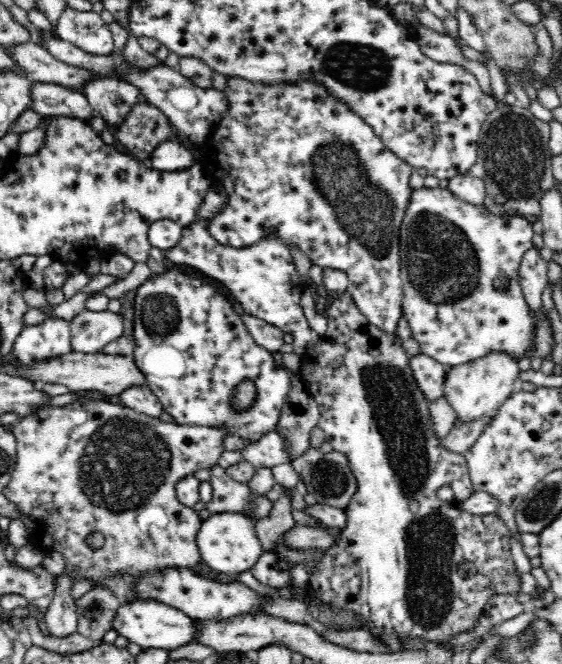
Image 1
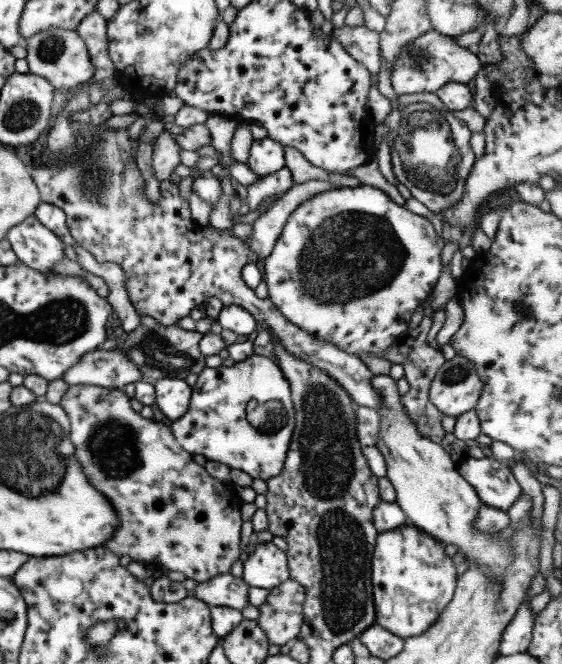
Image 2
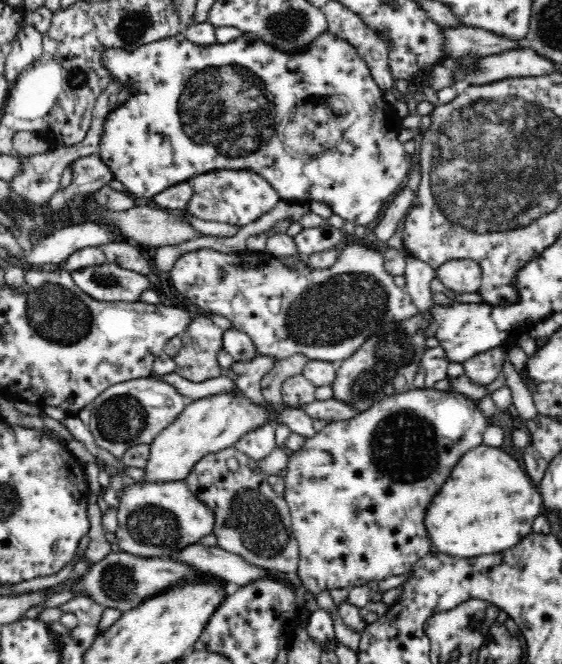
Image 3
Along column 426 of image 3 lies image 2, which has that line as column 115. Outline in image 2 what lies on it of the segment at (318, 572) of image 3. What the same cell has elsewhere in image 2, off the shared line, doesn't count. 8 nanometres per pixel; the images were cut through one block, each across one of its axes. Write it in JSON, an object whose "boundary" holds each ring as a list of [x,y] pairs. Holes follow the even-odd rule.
{"boundary":[[[76,384],[68,385],[58,404],[70,420],[69,440],[72,442],[73,455],[81,463],[83,472],[87,474],[88,481],[109,500],[118,518],[118,527],[114,528],[110,538],[101,547],[105,547],[118,557],[121,554],[129,556],[131,561],[157,562],[157,564],[161,564],[169,571],[181,572],[186,578],[196,580],[197,583],[209,580],[217,576],[217,574],[229,573],[229,567],[239,558],[239,532],[241,532],[240,528],[243,522],[240,515],[240,508],[243,502],[235,493],[234,485],[231,482],[219,481],[208,475],[201,465],[193,461],[193,453],[183,450],[176,444],[170,427],[146,415],[141,416],[137,411],[131,409],[129,402],[130,398],[122,389]]]}

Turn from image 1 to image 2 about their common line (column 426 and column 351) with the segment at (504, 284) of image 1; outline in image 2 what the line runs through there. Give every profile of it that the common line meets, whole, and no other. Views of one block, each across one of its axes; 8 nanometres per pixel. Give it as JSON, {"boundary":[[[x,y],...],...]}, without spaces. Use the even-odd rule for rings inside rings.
{"boundary":[[[357,185],[352,188],[335,188],[313,196],[299,204],[287,217],[281,232],[275,240],[272,251],[259,264],[262,272],[262,281],[265,282],[268,295],[267,299],[291,323],[312,334],[319,340],[338,346],[343,352],[359,357],[361,353],[368,352],[373,356],[381,357],[388,346],[398,334],[406,330],[406,326],[415,312],[415,308],[422,304],[424,298],[433,290],[441,271],[441,248],[444,240],[438,238],[433,225],[425,217],[409,212],[404,206],[394,204],[385,192],[373,186]]]}

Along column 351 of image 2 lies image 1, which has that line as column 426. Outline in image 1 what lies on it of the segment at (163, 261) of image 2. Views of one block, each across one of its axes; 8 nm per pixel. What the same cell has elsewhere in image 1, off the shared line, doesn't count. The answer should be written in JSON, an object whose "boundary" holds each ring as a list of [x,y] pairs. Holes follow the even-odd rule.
{"boundary":[[[424,353],[409,358],[409,365],[416,384],[428,404],[443,396],[446,366]]]}

